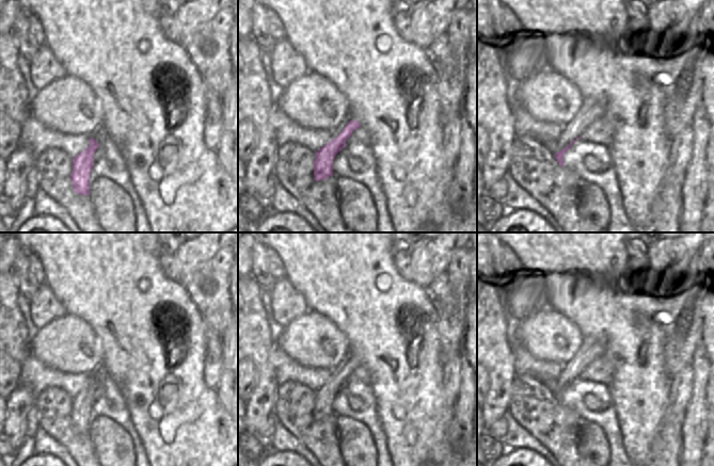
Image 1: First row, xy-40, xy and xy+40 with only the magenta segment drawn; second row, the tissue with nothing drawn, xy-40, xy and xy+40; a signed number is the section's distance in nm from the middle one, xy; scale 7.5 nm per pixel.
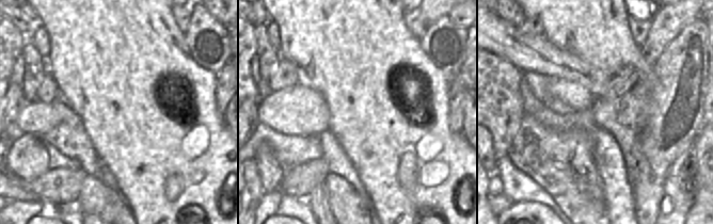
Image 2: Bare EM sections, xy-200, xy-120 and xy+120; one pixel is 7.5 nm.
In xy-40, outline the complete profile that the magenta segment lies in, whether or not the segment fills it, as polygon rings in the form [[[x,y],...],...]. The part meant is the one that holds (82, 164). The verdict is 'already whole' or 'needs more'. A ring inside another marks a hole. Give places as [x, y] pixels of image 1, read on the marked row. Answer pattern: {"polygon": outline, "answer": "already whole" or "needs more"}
{"polygon": [[[93,138],[90,145],[73,159],[73,173],[70,179],[76,193],[90,195],[90,175],[94,166],[94,154],[99,144]]], "answer": "already whole"}

